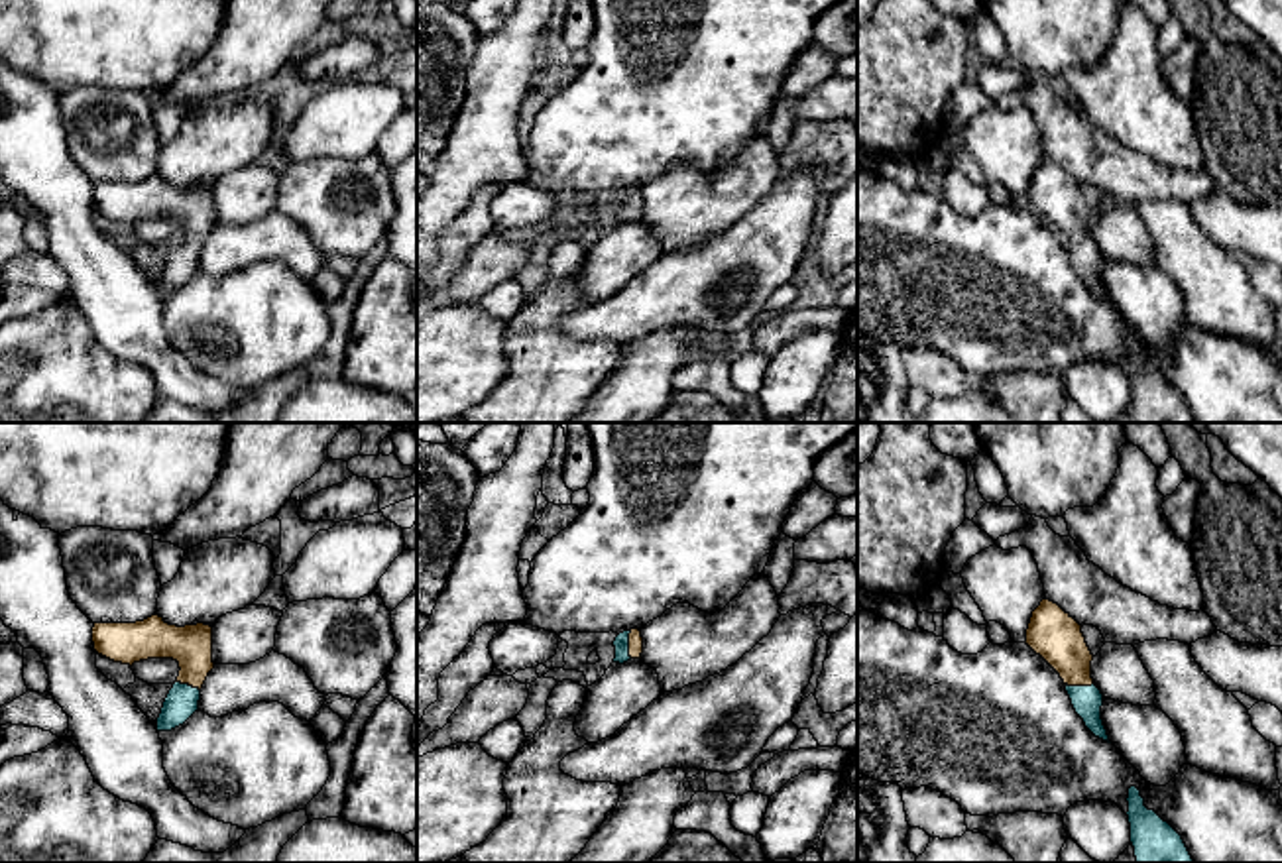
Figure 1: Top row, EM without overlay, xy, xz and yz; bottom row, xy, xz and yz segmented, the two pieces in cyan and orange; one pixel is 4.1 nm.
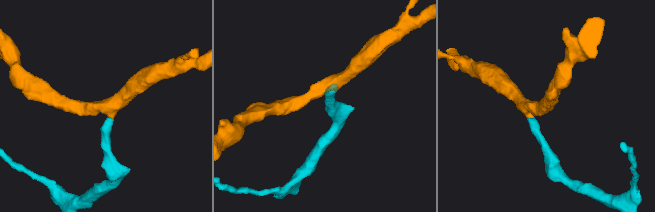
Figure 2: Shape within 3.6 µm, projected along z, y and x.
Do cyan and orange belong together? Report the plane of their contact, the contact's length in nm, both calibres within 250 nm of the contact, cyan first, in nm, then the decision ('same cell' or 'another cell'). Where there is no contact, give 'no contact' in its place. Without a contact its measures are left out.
contact in xz; length 110 nm; calibres 60 and 60 nm; same cell

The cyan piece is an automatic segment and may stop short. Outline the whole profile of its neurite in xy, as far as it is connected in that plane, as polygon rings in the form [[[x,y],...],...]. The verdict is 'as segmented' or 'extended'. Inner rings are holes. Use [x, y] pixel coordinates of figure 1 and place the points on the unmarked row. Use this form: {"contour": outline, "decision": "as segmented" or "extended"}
{"contour": [[[155,173],[136,183],[94,183],[92,202],[98,214],[130,226],[147,218],[179,222],[181,230],[163,261],[157,291],[183,285],[199,269],[201,248],[214,228],[210,185],[177,187]]], "decision": "extended"}

